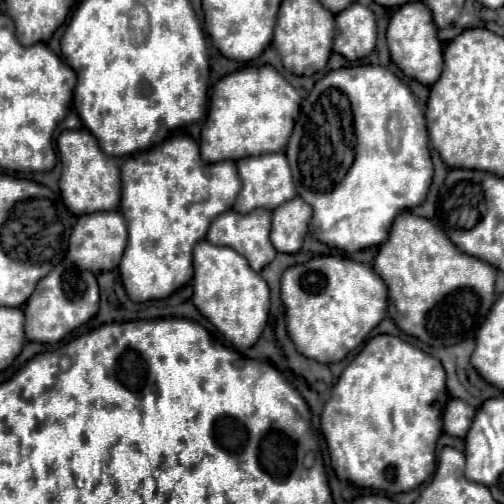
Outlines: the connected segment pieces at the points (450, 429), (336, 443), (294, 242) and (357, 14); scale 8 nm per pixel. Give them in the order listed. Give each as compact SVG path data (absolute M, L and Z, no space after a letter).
M450 399L444 411L444 433L464 439L474 419L474 411L476 409L468 405L464 399Z
M394 335L372 337L342 371L322 411L322 434L326 437L336 475L358 487L386 493L416 489L434 471L434 449L442 433L440 419L446 399L446 373L438 359Z
M294 197L282 207L272 211L272 233L270 241L280 253L296 253L302 247L304 235L308 231L308 221L312 217L310 205L302 197Z
M354 1L344 11L336 13L334 51L350 61L372 53L376 45L376 17L370 7Z

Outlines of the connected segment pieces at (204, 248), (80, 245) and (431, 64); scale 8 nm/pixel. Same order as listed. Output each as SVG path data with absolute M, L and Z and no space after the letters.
M202 239L194 247L192 303L196 309L228 339L236 349L248 349L260 337L270 309L270 291L266 281L230 247L212 245Z
M120 211L80 215L68 239L68 259L72 263L78 263L78 267L92 273L114 271L120 263L124 247L126 247L126 219L122 219Z
M410 1L396 9L390 19L386 39L392 61L400 67L406 77L416 79L422 85L432 85L438 81L442 73L442 43L436 37L436 27L430 9L422 1Z

